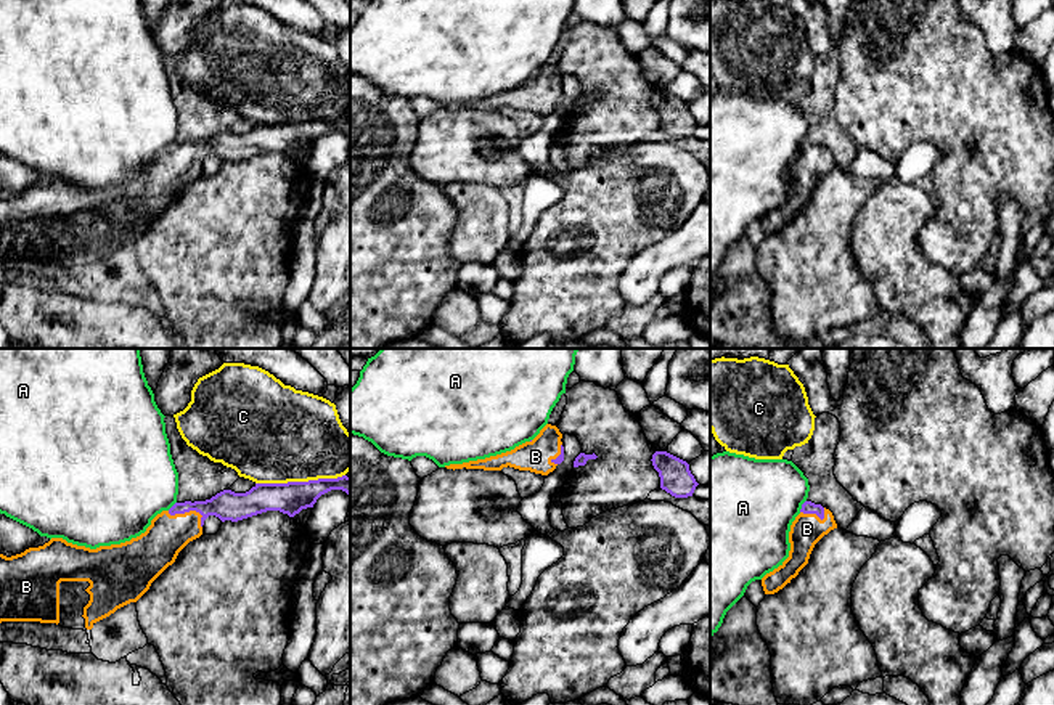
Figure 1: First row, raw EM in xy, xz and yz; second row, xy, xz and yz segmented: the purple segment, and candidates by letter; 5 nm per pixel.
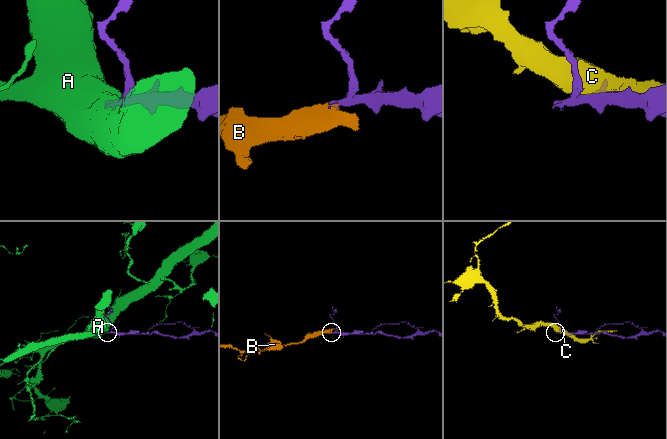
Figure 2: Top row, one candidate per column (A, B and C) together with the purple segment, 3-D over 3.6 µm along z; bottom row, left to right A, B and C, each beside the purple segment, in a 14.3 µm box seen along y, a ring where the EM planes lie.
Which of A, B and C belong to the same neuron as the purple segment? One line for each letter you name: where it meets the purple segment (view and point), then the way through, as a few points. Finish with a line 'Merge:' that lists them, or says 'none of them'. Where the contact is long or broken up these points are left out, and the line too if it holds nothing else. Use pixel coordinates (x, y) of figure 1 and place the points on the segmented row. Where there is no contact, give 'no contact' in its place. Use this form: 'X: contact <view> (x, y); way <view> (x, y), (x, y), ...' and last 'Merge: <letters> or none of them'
B: contact xy (190, 509); way xy (227, 505), (190, 509), (158, 548)
Merge: B

